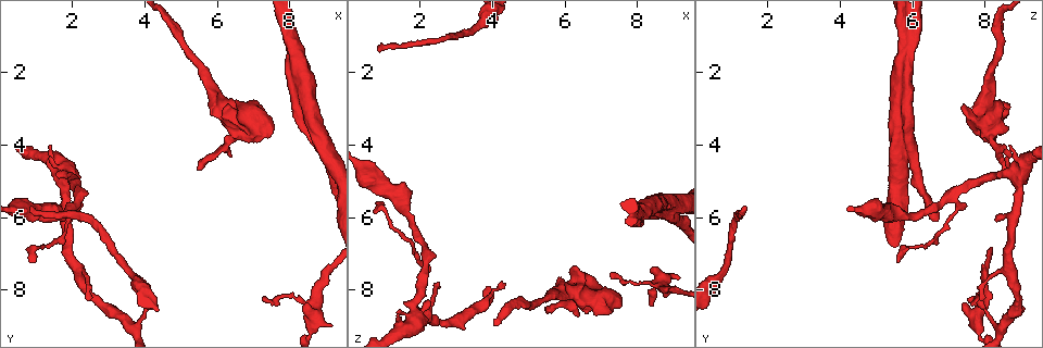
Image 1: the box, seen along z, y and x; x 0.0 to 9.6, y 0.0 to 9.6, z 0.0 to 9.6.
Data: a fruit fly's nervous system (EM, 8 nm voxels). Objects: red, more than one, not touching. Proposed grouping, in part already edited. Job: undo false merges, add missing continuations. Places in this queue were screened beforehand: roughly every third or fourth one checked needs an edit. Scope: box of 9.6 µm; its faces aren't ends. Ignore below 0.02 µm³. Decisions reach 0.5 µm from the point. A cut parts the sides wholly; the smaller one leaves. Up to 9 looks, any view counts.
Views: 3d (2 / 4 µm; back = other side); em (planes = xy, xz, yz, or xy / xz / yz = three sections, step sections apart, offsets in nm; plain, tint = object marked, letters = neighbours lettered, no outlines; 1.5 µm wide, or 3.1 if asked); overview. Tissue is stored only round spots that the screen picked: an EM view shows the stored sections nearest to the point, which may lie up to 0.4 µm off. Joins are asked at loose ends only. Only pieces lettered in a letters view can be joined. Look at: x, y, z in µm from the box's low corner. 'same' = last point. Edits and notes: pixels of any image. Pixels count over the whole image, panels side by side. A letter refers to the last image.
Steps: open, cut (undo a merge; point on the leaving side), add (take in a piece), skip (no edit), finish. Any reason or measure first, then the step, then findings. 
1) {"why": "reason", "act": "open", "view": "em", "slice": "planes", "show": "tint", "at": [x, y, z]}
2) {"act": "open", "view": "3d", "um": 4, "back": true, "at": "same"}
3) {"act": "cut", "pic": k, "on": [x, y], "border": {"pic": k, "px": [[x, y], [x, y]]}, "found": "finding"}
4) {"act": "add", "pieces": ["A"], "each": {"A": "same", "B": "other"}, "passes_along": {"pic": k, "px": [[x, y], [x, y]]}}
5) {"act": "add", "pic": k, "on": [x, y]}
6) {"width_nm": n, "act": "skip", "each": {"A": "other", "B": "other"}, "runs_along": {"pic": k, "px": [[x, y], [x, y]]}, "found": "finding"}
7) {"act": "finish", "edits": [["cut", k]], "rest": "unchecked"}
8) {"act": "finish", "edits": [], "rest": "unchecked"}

{"act": "open", "view": "em", "slice": "xy", "step": 8, "show": "tint", "at": [7.30, 8.20, 7.70]}

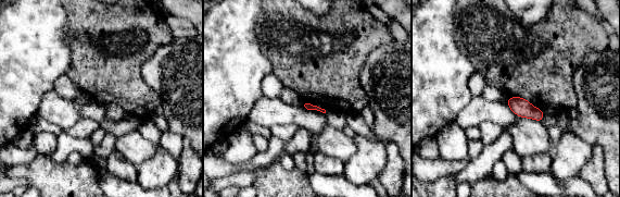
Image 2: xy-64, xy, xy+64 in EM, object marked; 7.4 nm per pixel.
{"why": "another direction", "act": "open", "view": "em", "slice": "planes", "show": "letters", "at": "same"}

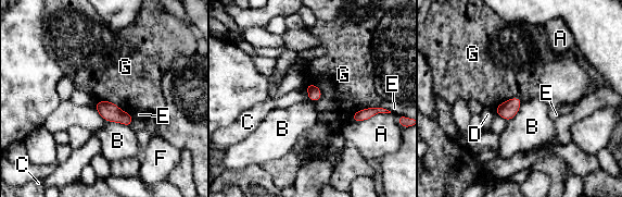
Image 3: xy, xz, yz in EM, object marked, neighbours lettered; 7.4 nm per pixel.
{"width_nm": 100, "longest_contact_nm": ["A", 280], "act": "skip", "each": {"A": "other", "B": "other", "C": "other", "D": "other", "E": "other", "F": "other", "G": "other"}, "found": "none of them fits"}

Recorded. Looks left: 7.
{"why": "end of a long branch", "act": "open", "view": "em", "slice": "yz", "step": 4, "show": "letters", "at": [0.80, 5.75, 1.40]}

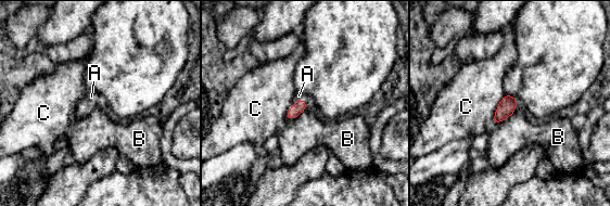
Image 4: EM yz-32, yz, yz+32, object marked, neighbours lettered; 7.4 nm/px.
{"act": "add", "pieces": ["A"], "each": {"A": "same", "B": "other", "C": "other"}, "passes_along": {"pic": 4, "px": [[300, 105], [296, 101], [299, 95]]}, "found": "it goes on there"}

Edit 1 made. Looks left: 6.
{"act": "open", "view": "3d", "um": 2, "at": [8.70, 3.40, 5.55]}

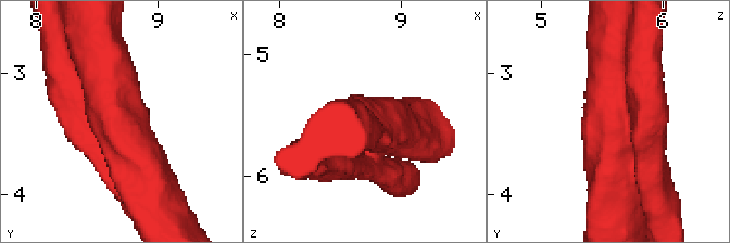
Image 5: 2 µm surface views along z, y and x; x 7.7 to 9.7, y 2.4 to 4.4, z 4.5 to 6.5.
{"act": "open", "view": "em", "slice": "planes", "show": "letters", "at": [8.66, 3.44, 5.58]}

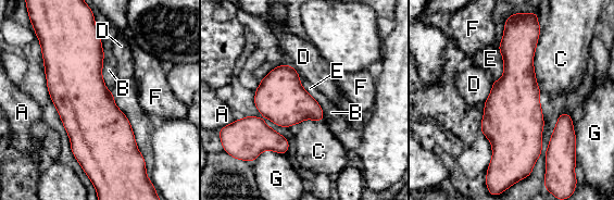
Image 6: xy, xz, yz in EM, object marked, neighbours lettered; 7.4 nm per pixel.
{"width_nm": 360, "act": "skip", "each": {"A": "other", "B": "other", "C": "other", "D": "other", "E": "other", "F": "other", "G": "other"}, "border": {"pic": 6, "px": [[498, 48], [502, 76], [493, 80]]}, "found": "continuous, no second neuron"}

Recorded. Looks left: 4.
{"act": "open", "view": "em", "slice": "planes", "show": "letters", "at": [5.45, 4.75, 8.60]}

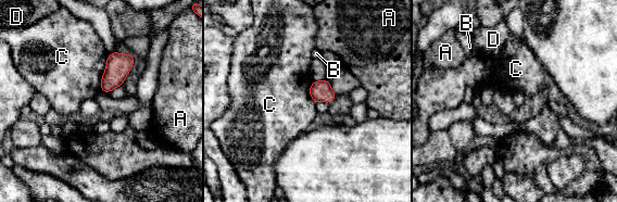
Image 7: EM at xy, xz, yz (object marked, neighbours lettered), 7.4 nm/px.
{"act": "skip", "each": {"A": "other", "B": "other", "C": "other", "D": "other"}, "border": {"pic": 7, "px": [[108, 55], [100, 90]]}, "found": "none of them fits"}

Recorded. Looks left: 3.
{"act": "finish", "edits": [["add", 4]], "rest": "unchecked"}

